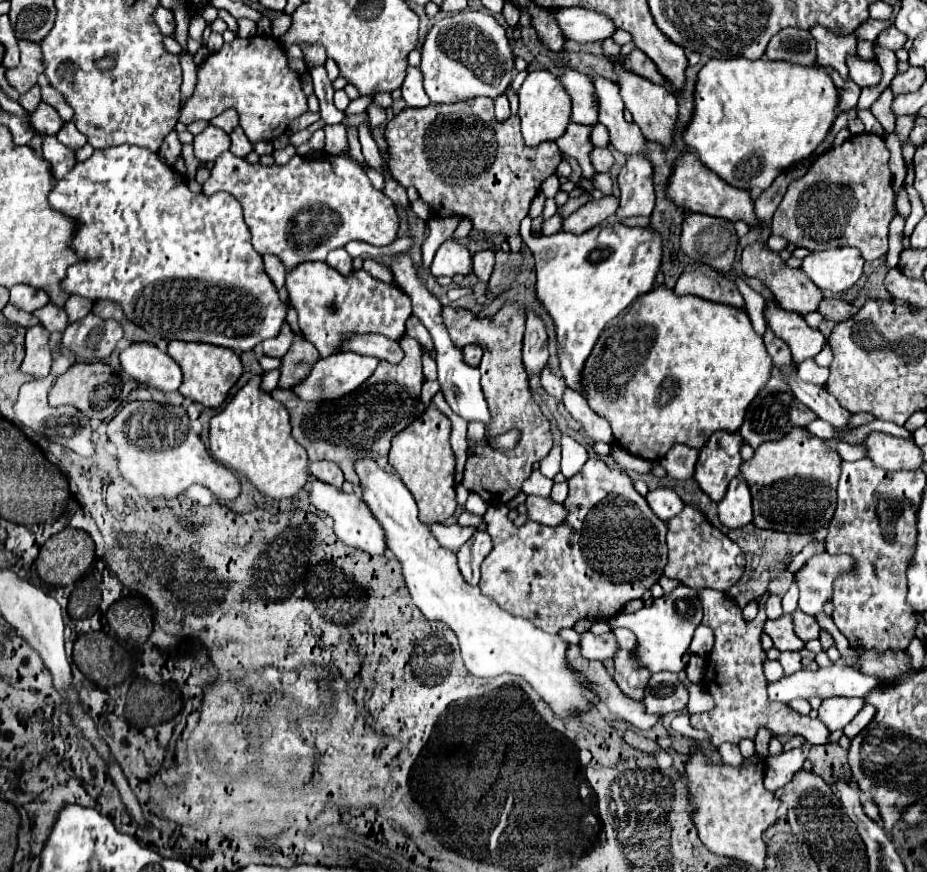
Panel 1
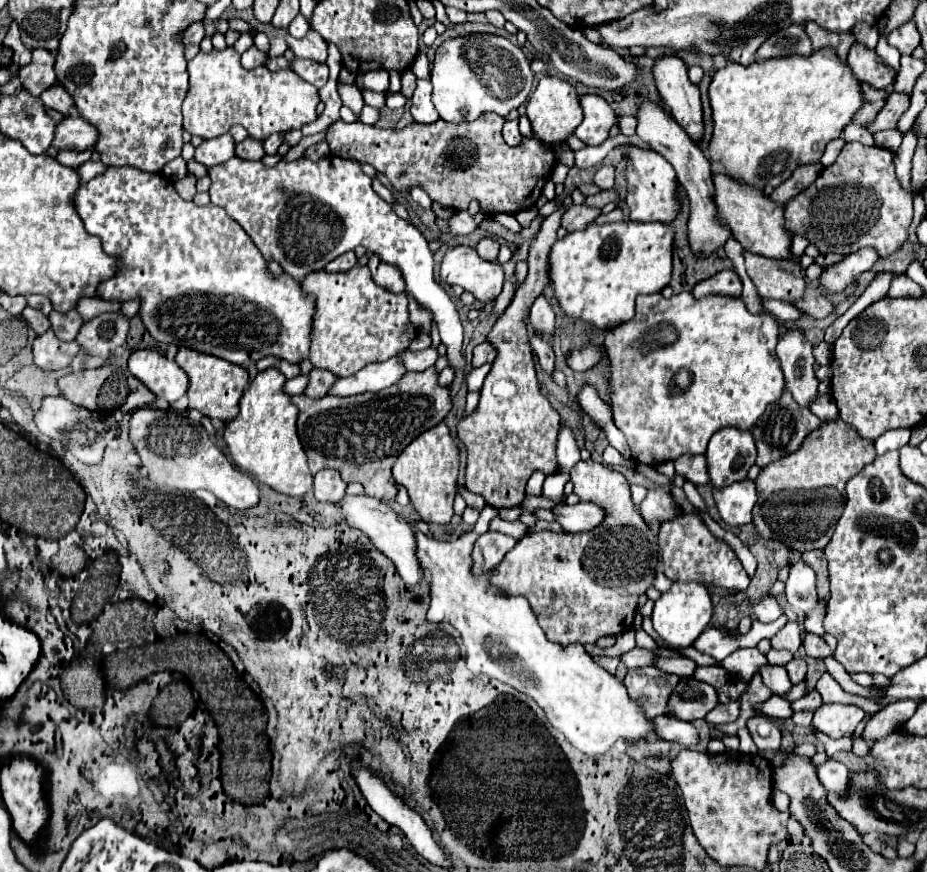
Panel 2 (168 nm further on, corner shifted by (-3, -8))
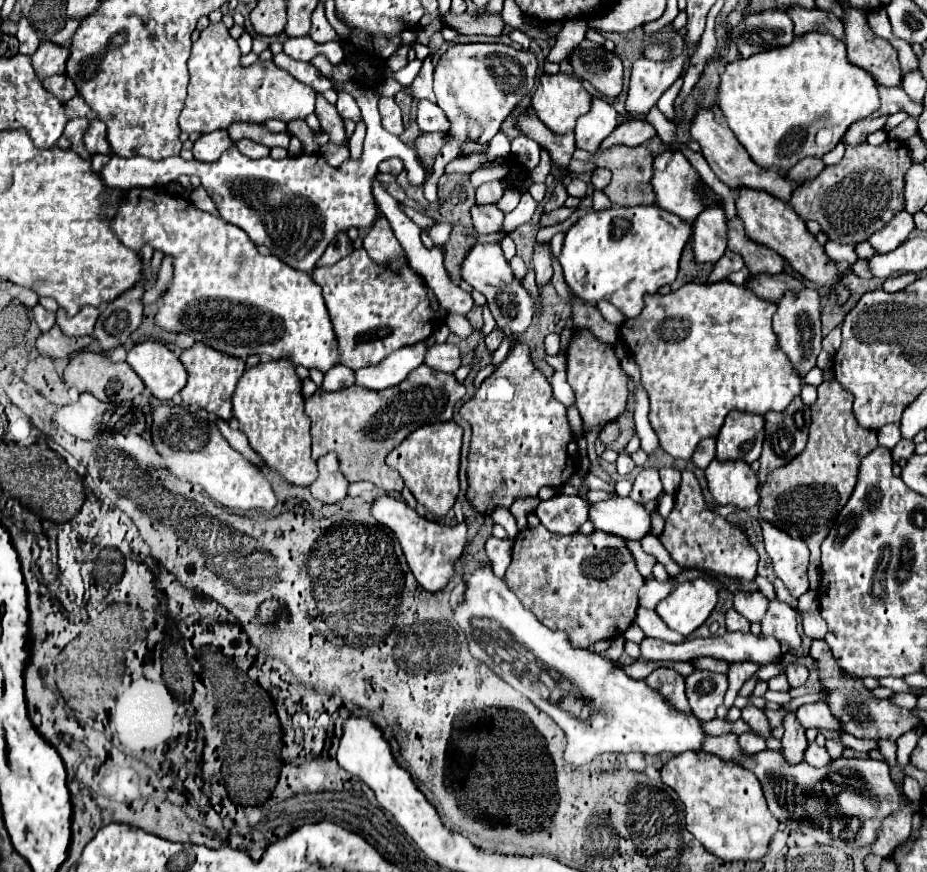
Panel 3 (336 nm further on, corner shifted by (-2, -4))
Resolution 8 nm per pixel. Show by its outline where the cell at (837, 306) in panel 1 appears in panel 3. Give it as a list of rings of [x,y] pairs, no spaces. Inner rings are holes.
[[[749,274],[745,286],[759,294],[759,298],[779,302],[783,290],[801,290],[803,282],[789,274]]]

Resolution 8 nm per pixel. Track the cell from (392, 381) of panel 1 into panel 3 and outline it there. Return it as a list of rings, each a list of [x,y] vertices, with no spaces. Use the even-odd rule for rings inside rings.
[[[425,364],[413,370],[405,382],[387,390],[351,386],[347,390],[327,392],[319,388],[305,400],[305,412],[311,418],[313,458],[317,460],[333,450],[339,456],[347,480],[369,480],[387,492],[401,492],[403,480],[399,472],[385,466],[385,456],[419,426],[451,420],[455,404],[463,396],[465,386],[453,374],[431,370]]]

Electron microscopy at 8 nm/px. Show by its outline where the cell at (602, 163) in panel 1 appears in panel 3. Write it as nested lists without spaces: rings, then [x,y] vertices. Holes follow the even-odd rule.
[[[595,168],[593,170],[593,176],[591,176],[591,184],[595,190],[603,190],[611,180],[611,172],[605,170],[605,168]]]

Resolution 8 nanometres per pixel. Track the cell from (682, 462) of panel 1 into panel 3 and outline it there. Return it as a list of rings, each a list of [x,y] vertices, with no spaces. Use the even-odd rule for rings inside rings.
[[[703,438],[695,448],[695,454],[691,460],[697,468],[705,470],[713,458],[715,458],[715,438]]]

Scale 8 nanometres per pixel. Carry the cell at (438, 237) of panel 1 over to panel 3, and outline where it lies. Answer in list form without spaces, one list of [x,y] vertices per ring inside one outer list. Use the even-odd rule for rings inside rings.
[[[485,182],[477,188],[477,204],[495,204],[503,196],[501,182]]]

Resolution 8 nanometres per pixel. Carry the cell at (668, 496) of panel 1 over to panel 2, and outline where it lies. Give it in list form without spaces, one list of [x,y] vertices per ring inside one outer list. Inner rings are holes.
[[[652,488],[652,490],[648,490],[648,496],[640,506],[640,514],[652,526],[660,526],[662,522],[674,520],[676,516],[680,516],[680,512],[682,510],[676,506],[676,502],[674,502],[668,488]]]

